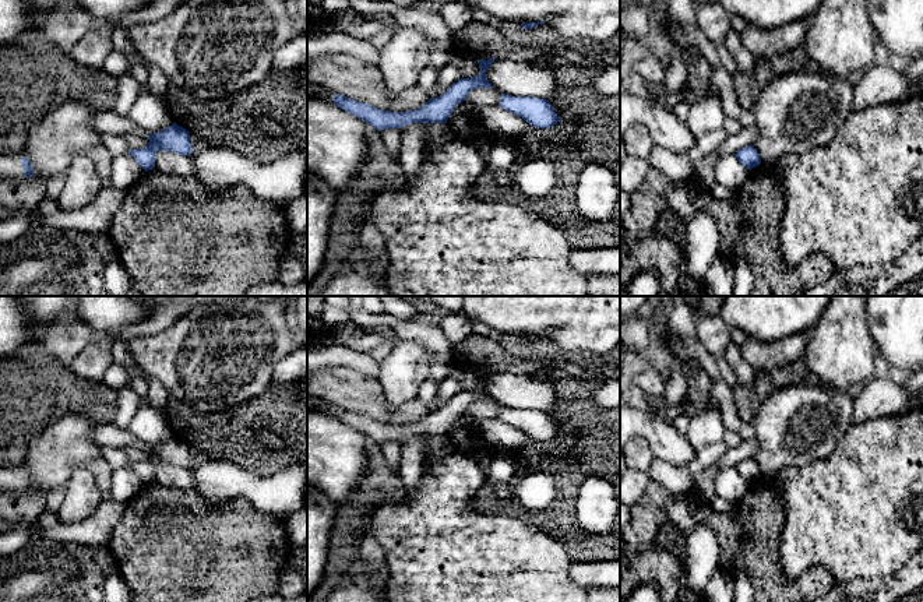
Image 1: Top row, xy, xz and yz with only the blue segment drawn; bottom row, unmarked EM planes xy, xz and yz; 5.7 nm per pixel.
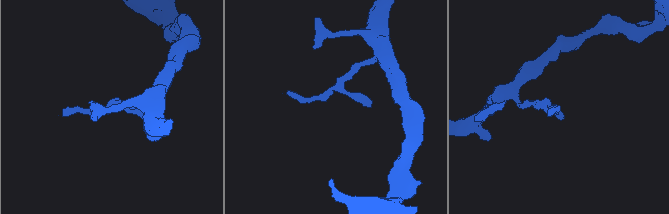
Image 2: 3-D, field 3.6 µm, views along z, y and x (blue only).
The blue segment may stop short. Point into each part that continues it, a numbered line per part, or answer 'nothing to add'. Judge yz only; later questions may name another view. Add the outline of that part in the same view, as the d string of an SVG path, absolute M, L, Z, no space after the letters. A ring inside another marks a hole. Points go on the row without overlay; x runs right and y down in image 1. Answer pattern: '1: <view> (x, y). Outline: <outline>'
nothing to add

